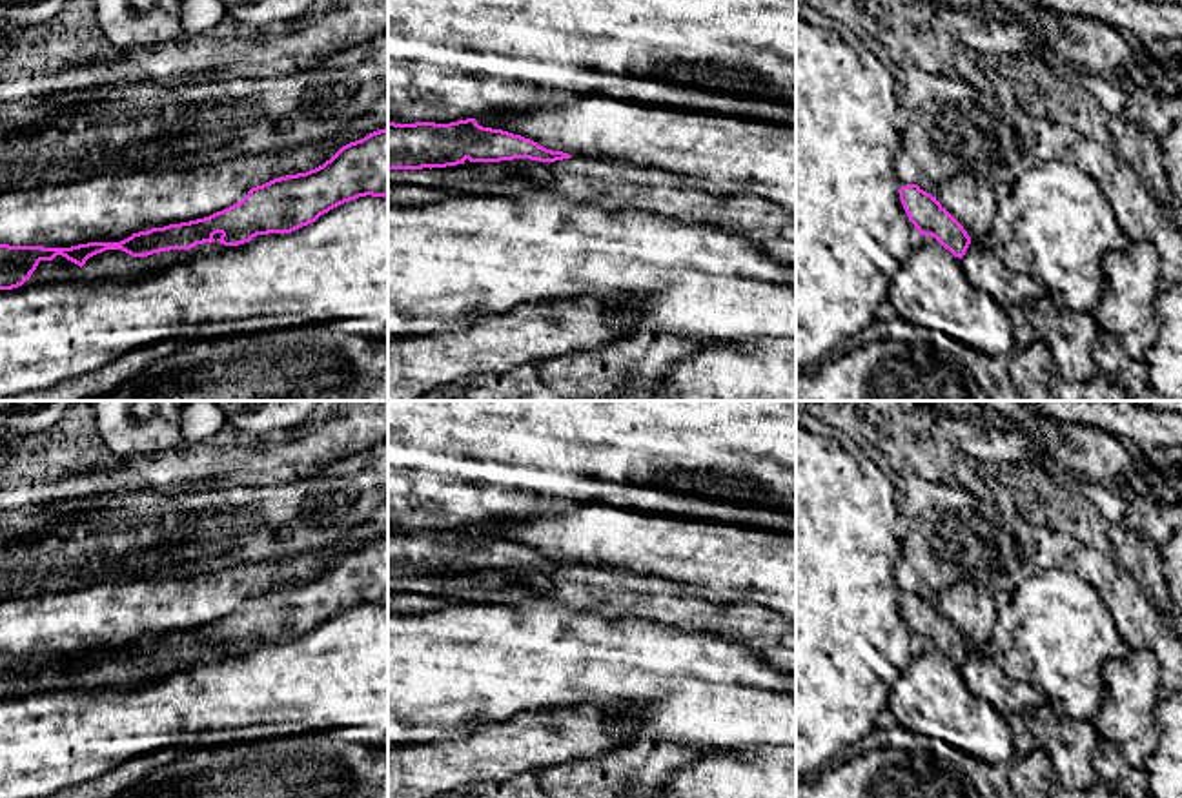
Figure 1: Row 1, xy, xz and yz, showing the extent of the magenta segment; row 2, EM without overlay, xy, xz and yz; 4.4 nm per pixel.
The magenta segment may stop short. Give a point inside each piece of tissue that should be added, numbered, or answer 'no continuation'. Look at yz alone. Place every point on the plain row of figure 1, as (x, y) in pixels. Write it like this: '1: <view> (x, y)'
no continuation

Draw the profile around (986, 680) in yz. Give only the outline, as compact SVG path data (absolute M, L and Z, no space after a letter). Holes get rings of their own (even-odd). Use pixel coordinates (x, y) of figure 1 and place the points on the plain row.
M971 649L960 672L976 698L987 700L1002 716L1009 718L1018 711L1018 698L1013 681L991 656Z

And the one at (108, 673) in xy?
M215 641L215 649L211 652L204 650L197 652L191 658L169 658L148 665L131 665L122 658L106 658L89 665L80 676L76 687L91 691L109 687L135 687L138 683L144 683L146 680L158 680L184 669L222 660L228 654L219 650L220 643L222 641Z

